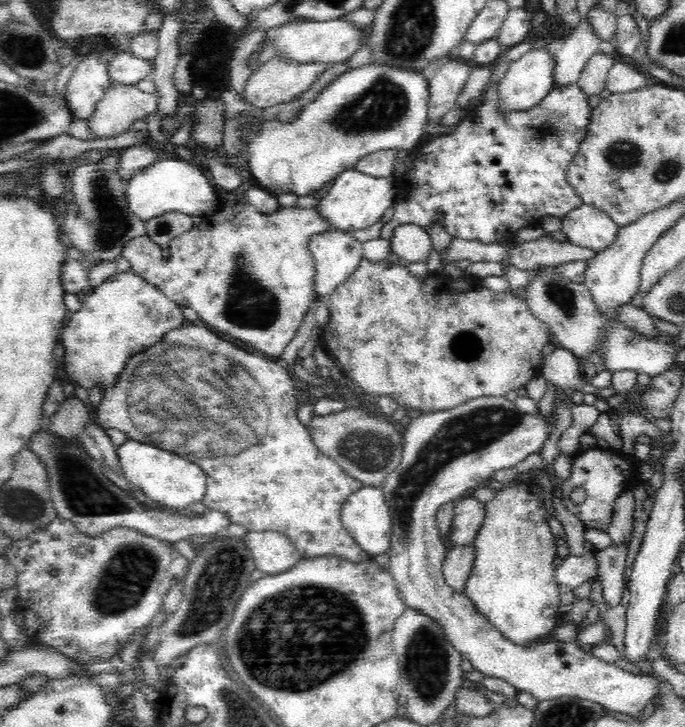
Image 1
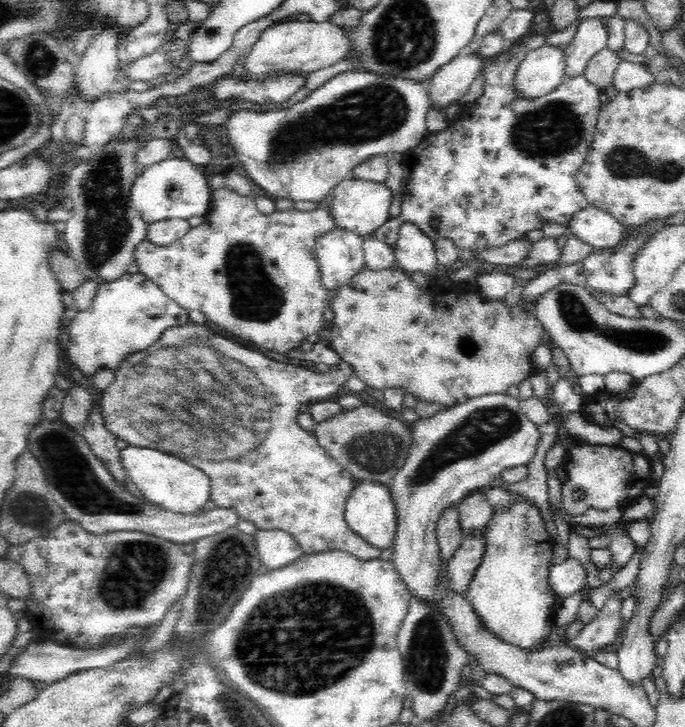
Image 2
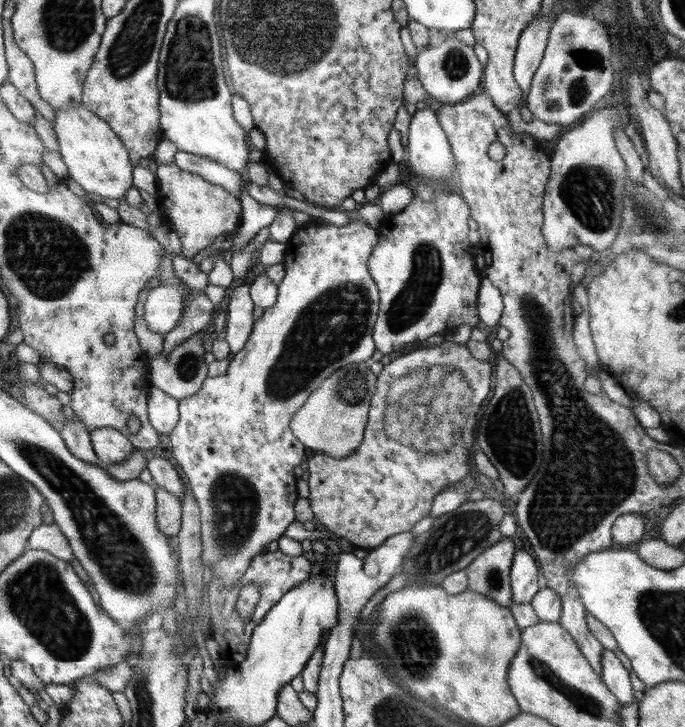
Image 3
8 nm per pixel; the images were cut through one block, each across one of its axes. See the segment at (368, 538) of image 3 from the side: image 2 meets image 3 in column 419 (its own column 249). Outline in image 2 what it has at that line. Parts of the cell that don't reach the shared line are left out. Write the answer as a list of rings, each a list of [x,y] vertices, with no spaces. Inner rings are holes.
[[[186,324],[185,326],[174,326],[167,328],[162,334],[162,337],[154,342],[147,350],[133,353],[122,365],[115,371],[114,380],[111,386],[104,390],[102,400],[100,400],[101,413],[106,425],[106,428],[116,438],[122,438],[130,446],[152,447],[166,454],[177,455],[177,458],[183,462],[189,463],[191,466],[196,466],[202,470],[211,480],[211,495],[210,500],[216,504],[218,508],[232,508],[239,516],[239,520],[248,520],[256,525],[257,530],[283,530],[294,537],[298,546],[306,554],[316,554],[326,550],[343,550],[353,554],[358,560],[374,560],[378,559],[382,550],[370,546],[359,534],[356,534],[348,525],[345,519],[345,504],[347,498],[352,492],[352,489],[359,480],[354,478],[350,472],[346,471],[342,465],[334,461],[319,445],[315,434],[306,431],[298,425],[298,415],[302,405],[310,403],[314,400],[322,402],[329,401],[330,396],[344,394],[347,391],[343,384],[350,376],[354,375],[354,369],[348,363],[340,361],[337,368],[330,367],[328,373],[320,374],[303,368],[298,363],[291,361],[288,364],[282,364],[272,358],[267,358],[260,351],[248,349],[234,340],[223,338],[220,334],[215,334],[212,329],[209,330],[206,325]]]

